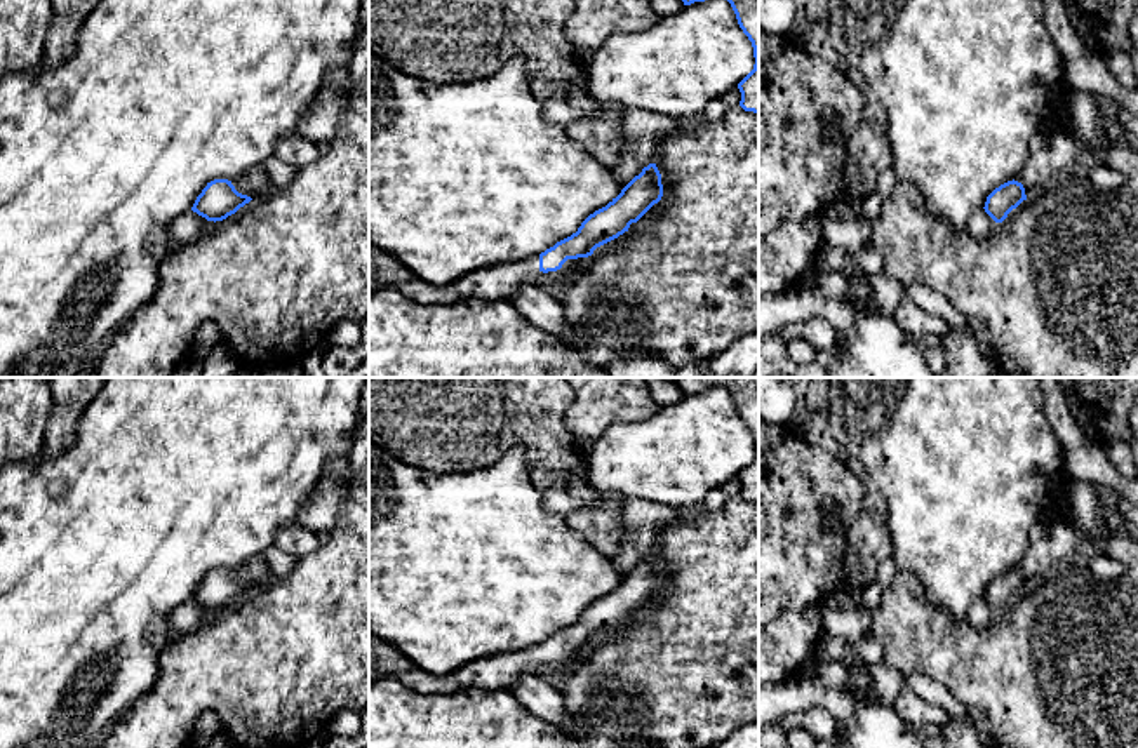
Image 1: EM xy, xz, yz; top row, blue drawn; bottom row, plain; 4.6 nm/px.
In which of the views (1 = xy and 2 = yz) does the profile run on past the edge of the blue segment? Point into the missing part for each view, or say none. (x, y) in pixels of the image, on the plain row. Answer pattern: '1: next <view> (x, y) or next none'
1: next none
2: next yz (1053, 541)

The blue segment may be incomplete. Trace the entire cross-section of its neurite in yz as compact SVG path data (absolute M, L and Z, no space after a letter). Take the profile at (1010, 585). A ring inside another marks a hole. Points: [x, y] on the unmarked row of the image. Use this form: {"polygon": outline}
{"polygon": "M1068 517L1041 518L1028 532L1028 550L1020 565L995 578L983 598L995 612L1002 612L1023 590L1079 555L1079 532Z"}

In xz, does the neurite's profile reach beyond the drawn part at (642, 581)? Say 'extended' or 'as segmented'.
extended

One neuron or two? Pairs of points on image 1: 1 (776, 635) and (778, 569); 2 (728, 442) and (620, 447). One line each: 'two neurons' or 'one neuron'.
1: two neurons
2: one neuron

